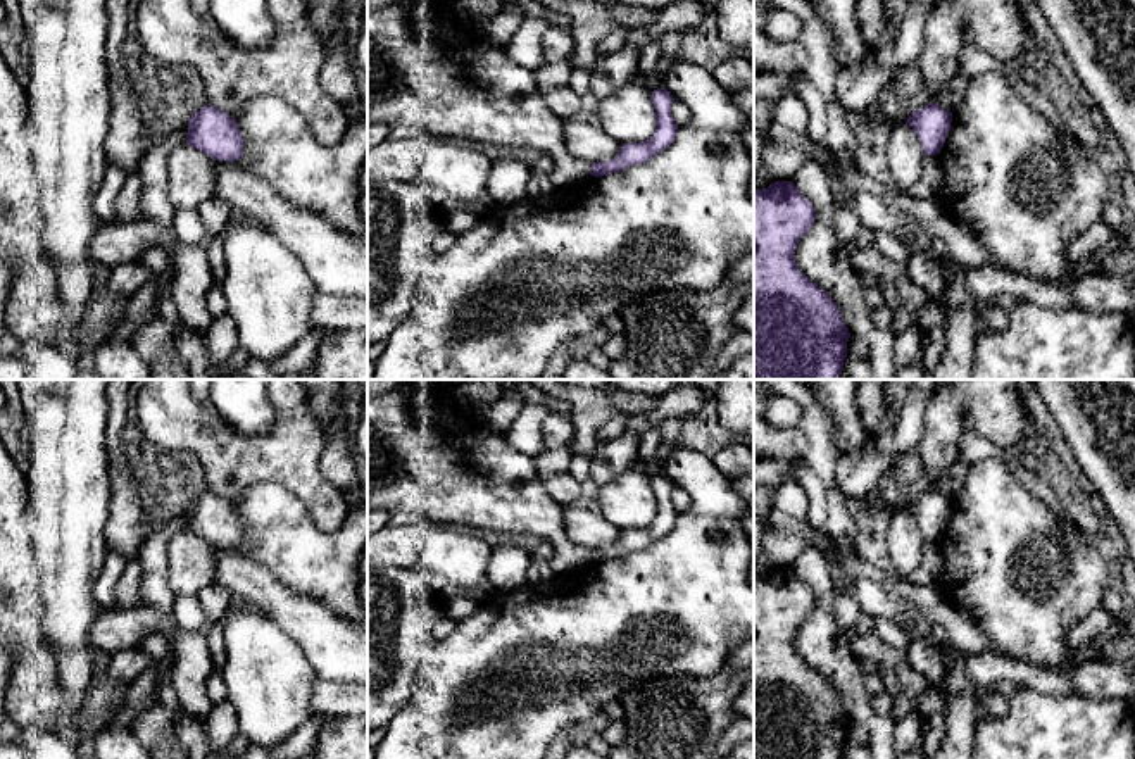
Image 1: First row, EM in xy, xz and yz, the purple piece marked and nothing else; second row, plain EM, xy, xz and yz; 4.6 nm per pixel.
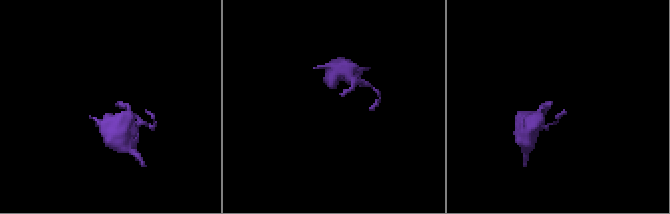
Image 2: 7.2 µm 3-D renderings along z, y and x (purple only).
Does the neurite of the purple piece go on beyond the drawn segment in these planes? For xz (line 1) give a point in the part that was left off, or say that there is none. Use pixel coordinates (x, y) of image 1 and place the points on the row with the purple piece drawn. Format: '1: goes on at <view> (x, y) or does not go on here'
1: does not go on here

